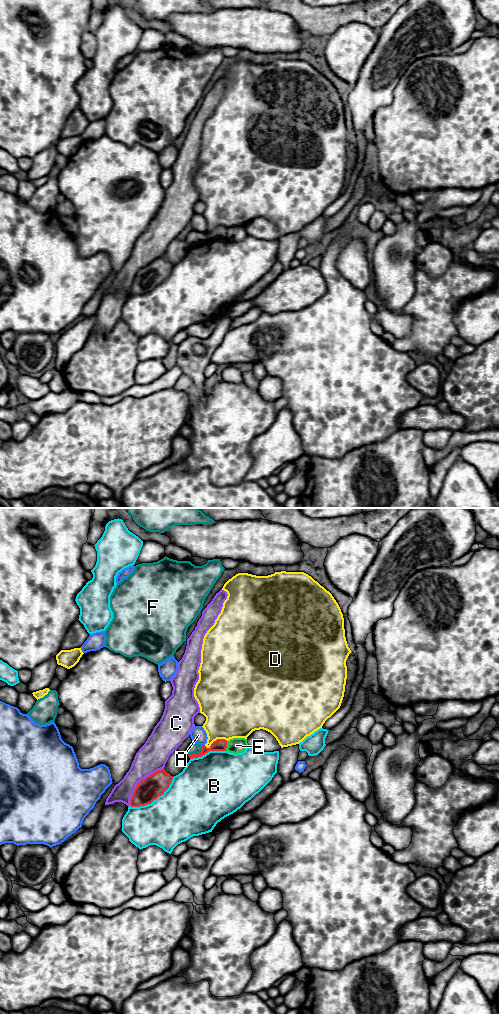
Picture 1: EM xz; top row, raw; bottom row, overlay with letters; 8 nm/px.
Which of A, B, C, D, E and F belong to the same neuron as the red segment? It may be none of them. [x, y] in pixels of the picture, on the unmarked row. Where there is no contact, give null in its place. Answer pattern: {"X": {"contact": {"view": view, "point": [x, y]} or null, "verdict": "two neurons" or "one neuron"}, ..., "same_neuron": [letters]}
{"A": {"contact": {"view": "xz", "point": [203, 233]}, "verdict": "two neurons"}, "B": {"contact": {"view": "xz", "point": [154, 287]}, "verdict": "two neurons"}, "C": {"contact": {"view": "xz", "point": [139, 270]}, "verdict": "two neurons"}, "D": {"contact": {"view": "xz", "point": [216, 228]}, "verdict": "two neurons"}, "E": {"contact": {"view": "xz", "point": [226, 234]}, "verdict": "two neurons"}, "F": {"contact": {"view": "xz", "point": [198, 241]}, "verdict": "two neurons"}, "same_neuron": []}

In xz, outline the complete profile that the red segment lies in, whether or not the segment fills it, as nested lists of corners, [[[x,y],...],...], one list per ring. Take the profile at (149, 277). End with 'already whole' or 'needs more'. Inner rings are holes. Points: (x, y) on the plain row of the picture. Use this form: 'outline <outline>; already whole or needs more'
outline [[[158,258],[141,268],[134,277],[130,287],[131,295],[140,295],[151,292],[169,276],[173,264],[165,259]]]; already whole

